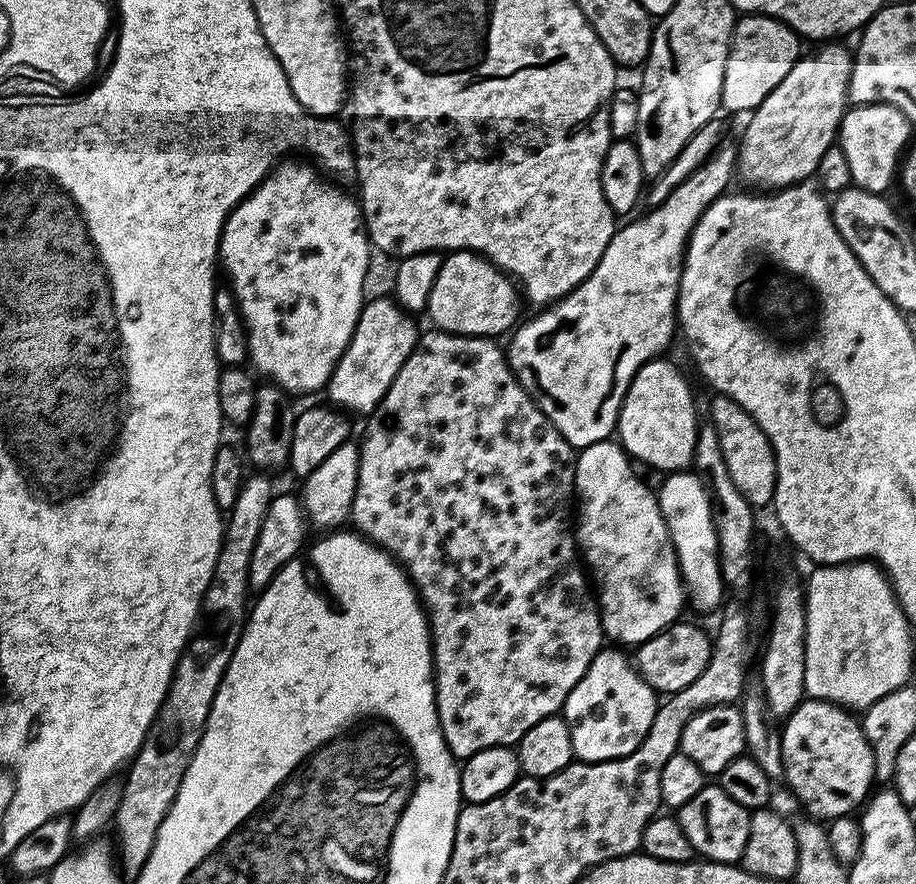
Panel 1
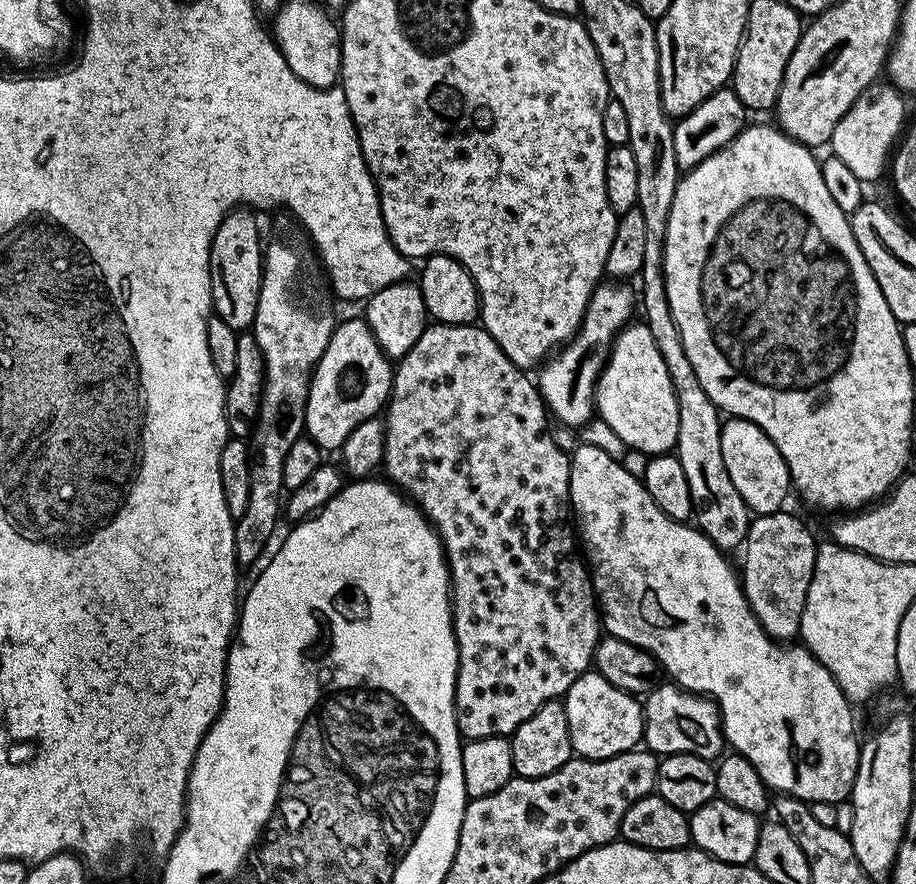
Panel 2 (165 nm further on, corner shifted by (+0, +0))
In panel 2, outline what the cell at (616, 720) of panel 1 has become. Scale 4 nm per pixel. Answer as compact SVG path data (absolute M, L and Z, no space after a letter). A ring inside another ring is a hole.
M583 672L570 686L563 702L566 718L570 722L572 750L577 757L605 760L633 751L641 743L644 735L644 710L641 701L633 693L618 690L618 686L606 682L600 672Z

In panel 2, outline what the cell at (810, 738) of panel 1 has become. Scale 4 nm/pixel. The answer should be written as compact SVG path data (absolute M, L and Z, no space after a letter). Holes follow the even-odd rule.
M581 443L579 447L580 449L576 453L573 451L570 456L570 494L568 499L571 511L574 513L575 523L578 525L578 540L582 545L583 555L589 561L592 559L596 563L596 569L593 567L590 575L592 586L598 597L603 631L609 636L617 636L642 650L646 650L660 663L661 669L667 675L669 672L672 675L669 677L686 691L715 700L724 726L724 739L730 745L731 751L746 757L754 766L754 770L758 770L758 774L773 793L797 796L798 799L811 802L813 805L836 804L839 800L847 801L852 794L862 744L859 739L856 741L856 724L852 721L853 705L842 694L838 682L834 682L830 670L826 670L826 666L822 666L822 662L818 662L818 658L806 646L801 646L796 642L781 646L773 637L769 636L752 607L748 605L748 599L737 569L735 572L728 565L728 560L724 557L727 555L717 548L714 542L710 542L710 538L704 535L699 527L688 522L671 520L657 506L654 498L650 498L641 477L639 475L631 476L618 461L612 460L613 453L611 451L595 448L592 444L585 443Z

